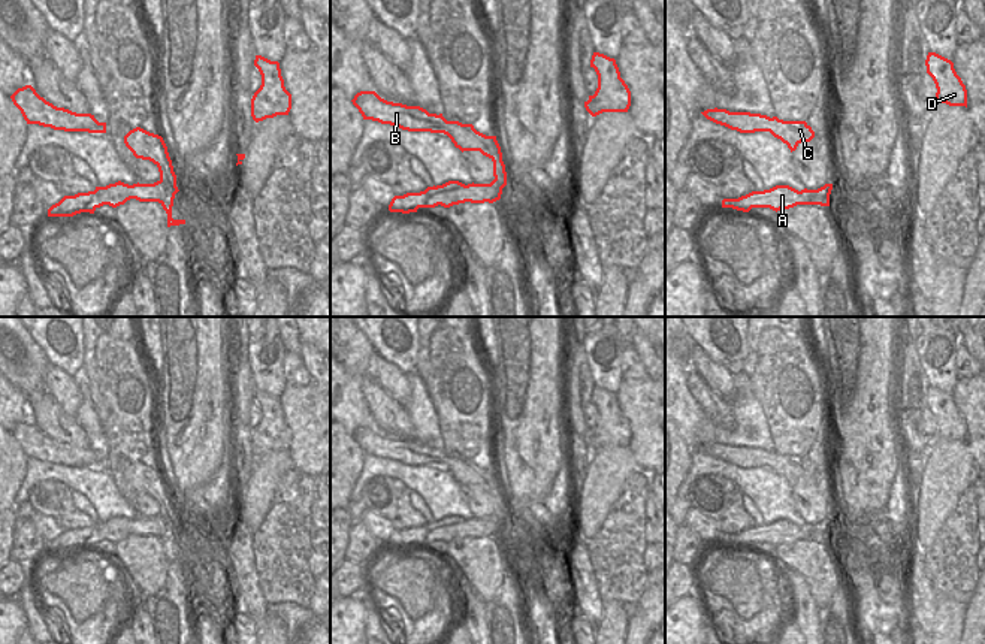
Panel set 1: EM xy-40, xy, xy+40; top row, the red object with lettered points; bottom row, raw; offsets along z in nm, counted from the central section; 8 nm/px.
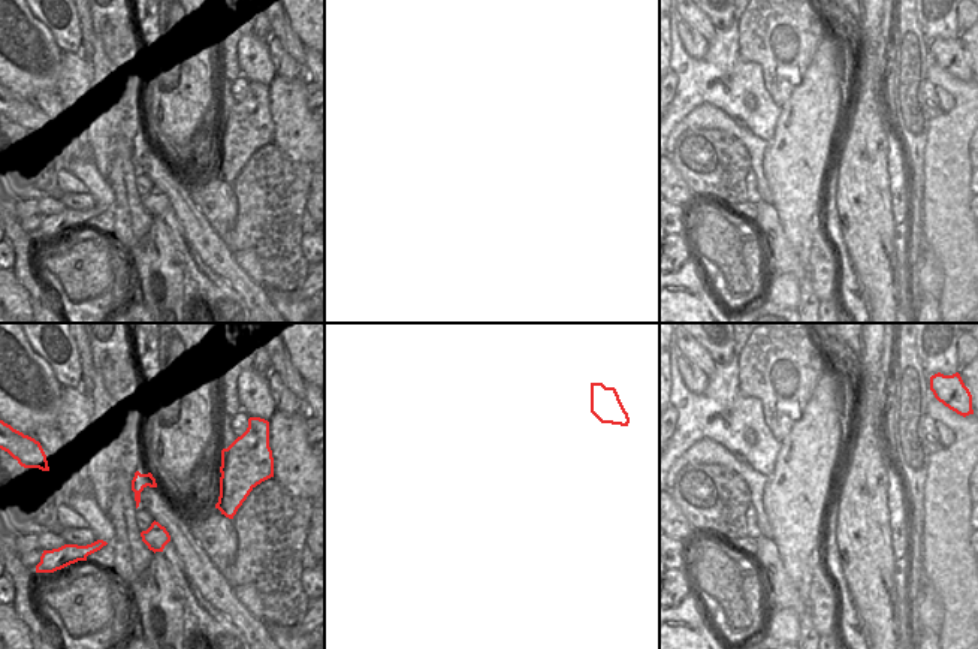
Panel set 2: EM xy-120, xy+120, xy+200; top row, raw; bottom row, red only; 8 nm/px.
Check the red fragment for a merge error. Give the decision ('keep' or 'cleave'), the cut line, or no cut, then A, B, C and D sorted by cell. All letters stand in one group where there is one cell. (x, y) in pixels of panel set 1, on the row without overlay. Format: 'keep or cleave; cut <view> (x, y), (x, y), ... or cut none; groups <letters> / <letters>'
cleave; cut xy-40 (160, 514), (175, 516); groups A D / B C

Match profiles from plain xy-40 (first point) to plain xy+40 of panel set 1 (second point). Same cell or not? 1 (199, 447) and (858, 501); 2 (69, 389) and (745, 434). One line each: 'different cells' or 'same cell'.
1: same cell
2: different cells

